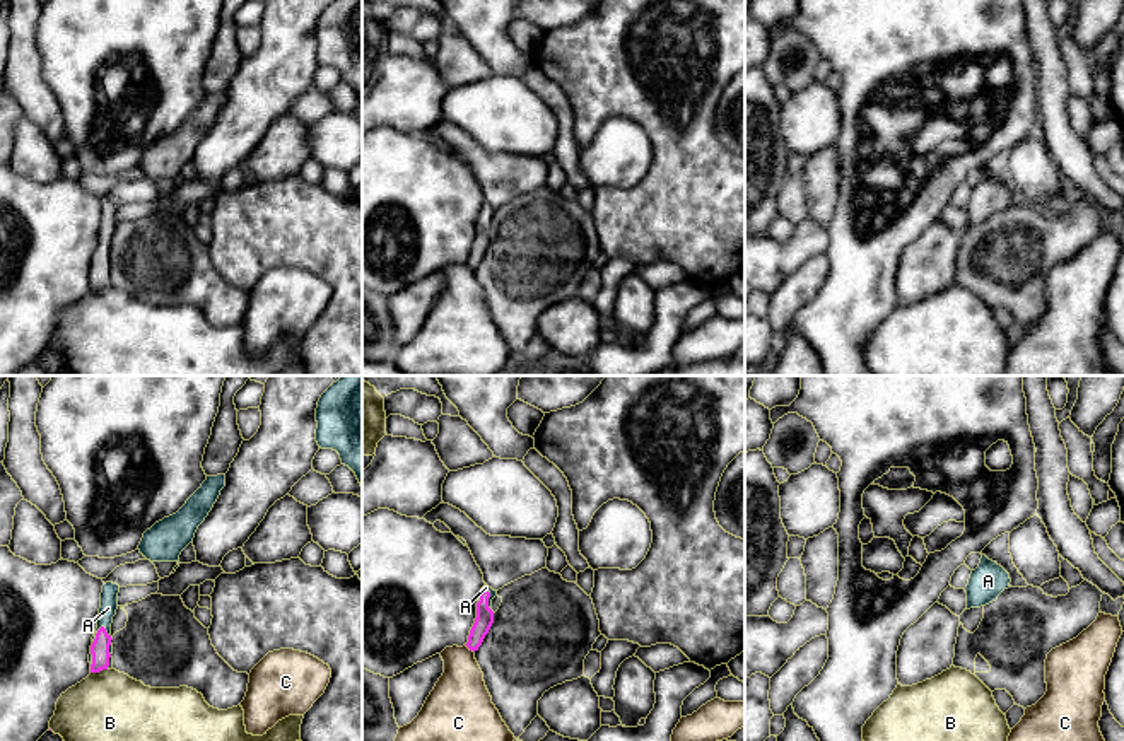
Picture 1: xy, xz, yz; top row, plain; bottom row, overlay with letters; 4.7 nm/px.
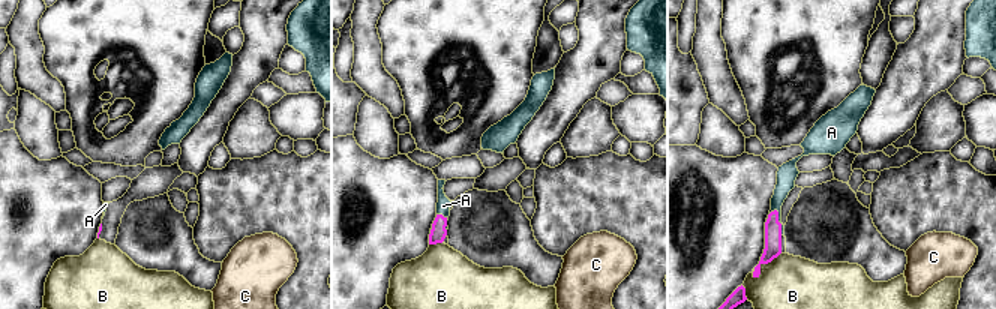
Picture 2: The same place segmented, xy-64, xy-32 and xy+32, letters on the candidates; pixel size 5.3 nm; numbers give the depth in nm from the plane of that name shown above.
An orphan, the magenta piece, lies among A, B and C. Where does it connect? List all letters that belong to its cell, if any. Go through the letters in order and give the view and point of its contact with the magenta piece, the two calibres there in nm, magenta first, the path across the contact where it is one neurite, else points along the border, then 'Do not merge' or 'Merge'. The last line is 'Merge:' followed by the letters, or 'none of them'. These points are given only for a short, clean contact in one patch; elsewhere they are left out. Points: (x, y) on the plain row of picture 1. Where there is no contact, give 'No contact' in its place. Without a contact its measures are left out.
A: Touches magenta at xy (96, 251). Thickness 90 nm (magenta) against 80 nm. Path across: xy (99, 267), (96, 251), (103, 243), (108, 226). Merge
B: Touches magenta at xy (98, 289). Thickness 90 nm (magenta) against 460 nm. Do not merge
C: Touches magenta at xz (470, 267). Thickness 90 nm (magenta) against 280 nm. Do not merge
Merge: A

